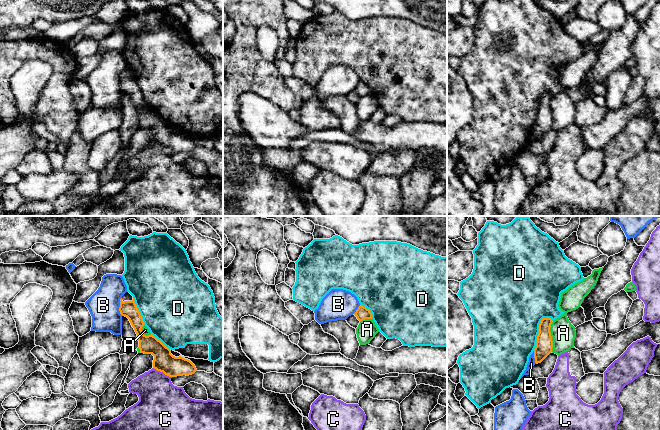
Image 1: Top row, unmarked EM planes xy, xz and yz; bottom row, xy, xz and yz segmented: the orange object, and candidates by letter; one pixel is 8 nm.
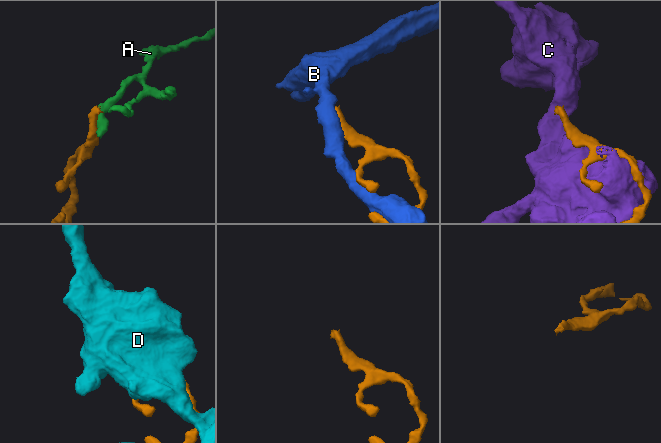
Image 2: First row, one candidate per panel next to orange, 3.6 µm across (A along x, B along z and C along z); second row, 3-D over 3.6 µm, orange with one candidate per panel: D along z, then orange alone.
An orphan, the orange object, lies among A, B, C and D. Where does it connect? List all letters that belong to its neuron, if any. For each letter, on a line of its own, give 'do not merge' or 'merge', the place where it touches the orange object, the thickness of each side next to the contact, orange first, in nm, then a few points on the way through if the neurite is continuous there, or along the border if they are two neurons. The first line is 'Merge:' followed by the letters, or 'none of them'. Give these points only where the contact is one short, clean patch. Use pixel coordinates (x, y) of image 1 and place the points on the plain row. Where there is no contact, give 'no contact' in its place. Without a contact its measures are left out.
Merge: none of them
A: do not merge; meets orange in yz at (551, 112); 140 nm thick on the orange side, 200 nm on the other; border along yz (553, 97), (550, 103), (551, 127)
B: do not merge; meets orange in xy at (120, 82); 130 nm thick on the orange side, 240 nm on the other
C: do not merge; meets orange in xy at (162, 147); 170 nm thick on the orange side, 360 nm on the other
D: do not merge; meets orange in yz at (539, 107); 140 nm thick on the orange side, 480 nm on the other

